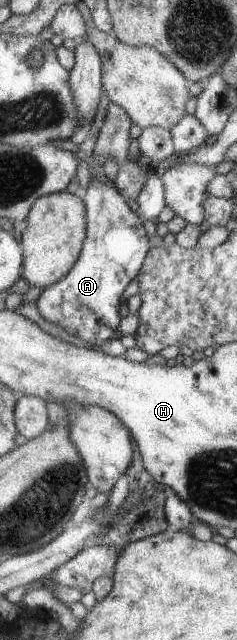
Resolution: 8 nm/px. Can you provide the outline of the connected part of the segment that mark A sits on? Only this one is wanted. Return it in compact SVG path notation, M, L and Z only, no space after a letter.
M98 176L94 178L85 197L88 206L88 237L78 263L74 269L62 281L54 283L43 291L37 305L41 315L72 335L76 335L94 347L104 347L108 341L122 337L120 323L125 315L124 291L130 287L130 283L143 272L147 257L151 252L150 237L146 227L146 221L138 215L130 205L123 193L117 187L117 183Z

